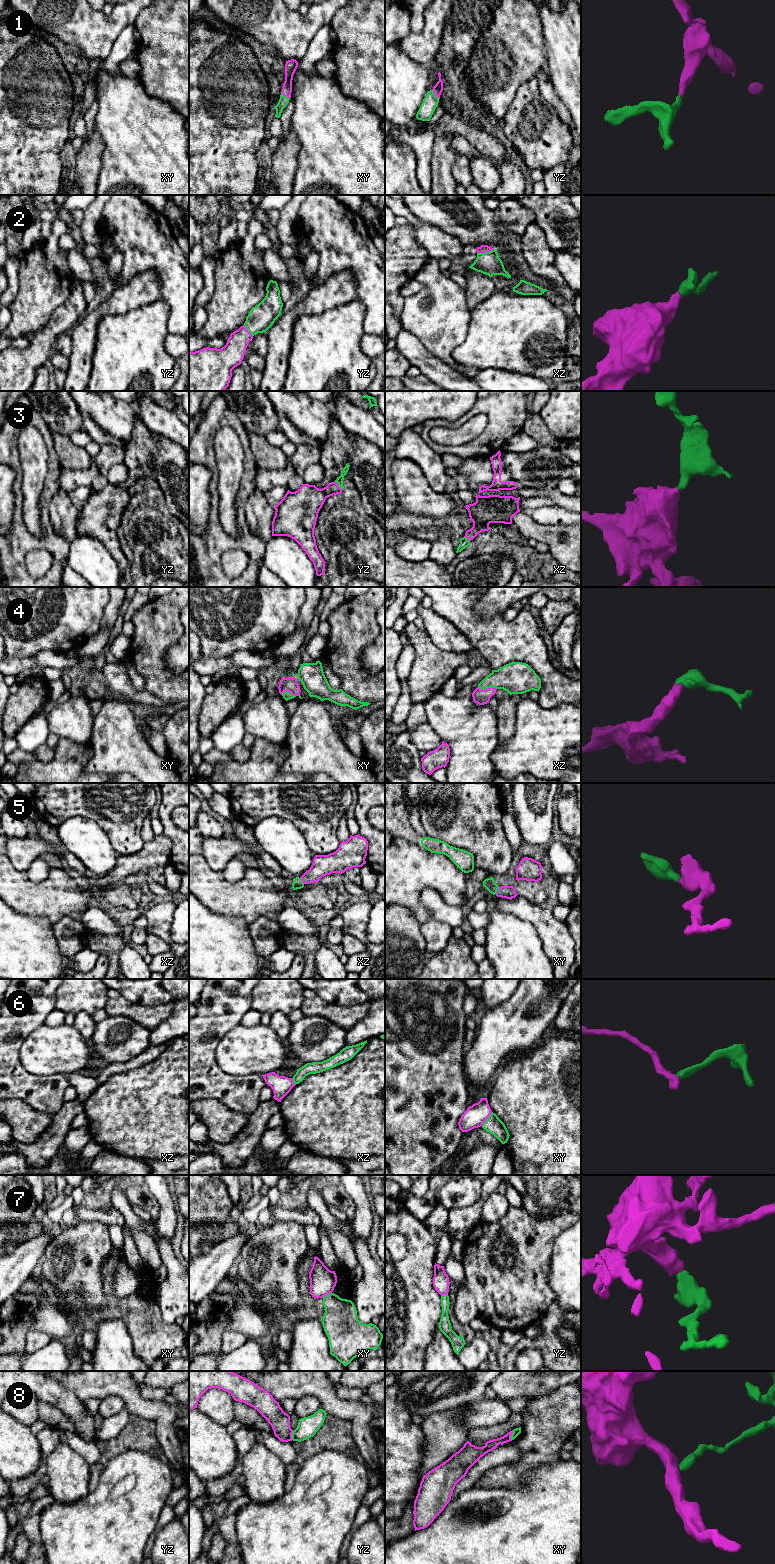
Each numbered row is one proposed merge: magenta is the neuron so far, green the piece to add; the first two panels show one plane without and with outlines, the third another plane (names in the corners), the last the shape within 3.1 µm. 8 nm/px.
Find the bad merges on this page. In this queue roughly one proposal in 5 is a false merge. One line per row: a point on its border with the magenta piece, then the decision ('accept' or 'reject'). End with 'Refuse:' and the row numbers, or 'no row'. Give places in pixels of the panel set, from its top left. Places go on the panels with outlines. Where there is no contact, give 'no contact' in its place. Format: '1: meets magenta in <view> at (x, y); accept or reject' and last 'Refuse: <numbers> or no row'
1: meets magenta in yz at (434, 93); accept
2: meets magenta in xz at (485, 252); accept
3: meets magenta in yz at (338, 485); accept
4: meets magenta in xz at (487, 688); accept
5: meets magenta in xy at (498, 890); accept
6: meets magenta in xy at (487, 1118); reject
7: meets magenta in xy at (326, 1294); reject
8: meets magenta in xy at (511, 1434); reject
Refuse: 6, 7, 8

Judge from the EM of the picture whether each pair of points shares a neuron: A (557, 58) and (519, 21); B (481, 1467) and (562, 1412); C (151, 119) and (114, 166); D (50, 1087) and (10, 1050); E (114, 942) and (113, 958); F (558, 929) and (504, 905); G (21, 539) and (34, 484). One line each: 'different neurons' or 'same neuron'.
A: different neurons
B: different neurons
C: same neuron
D: same neuron
E: same neuron
F: same neuron
G: different neurons

